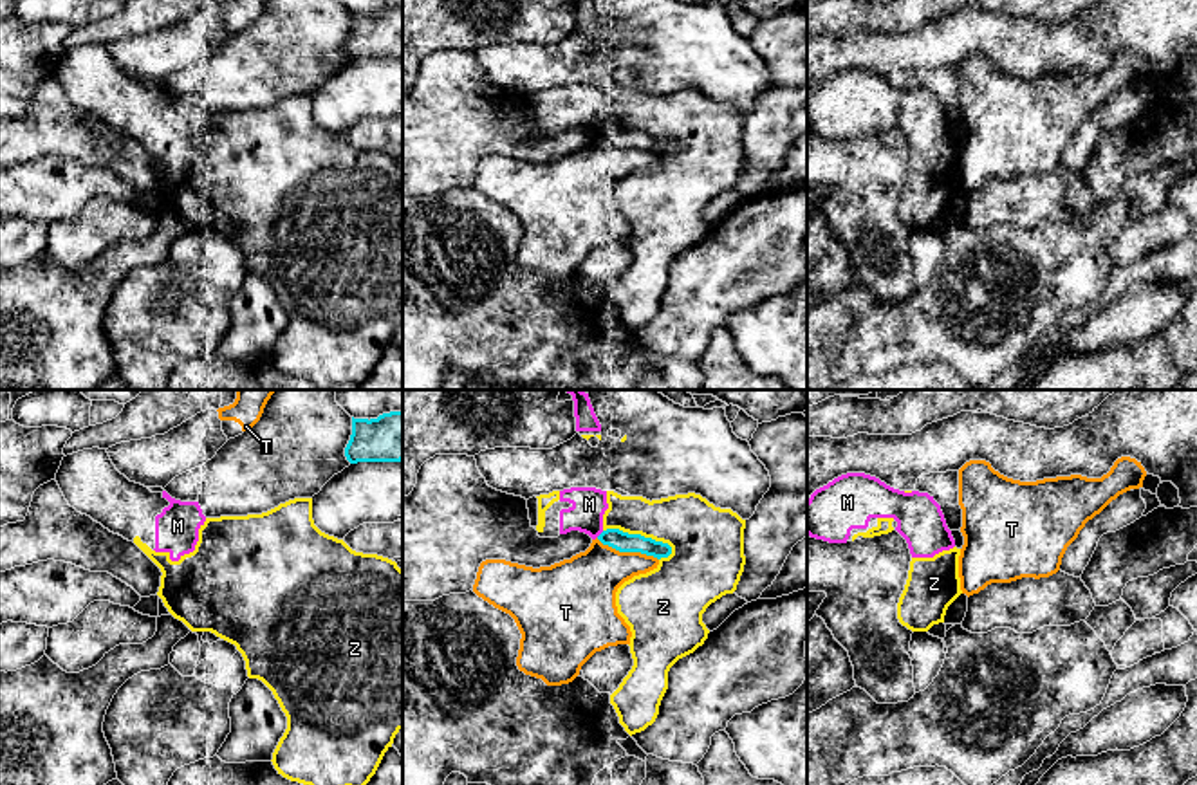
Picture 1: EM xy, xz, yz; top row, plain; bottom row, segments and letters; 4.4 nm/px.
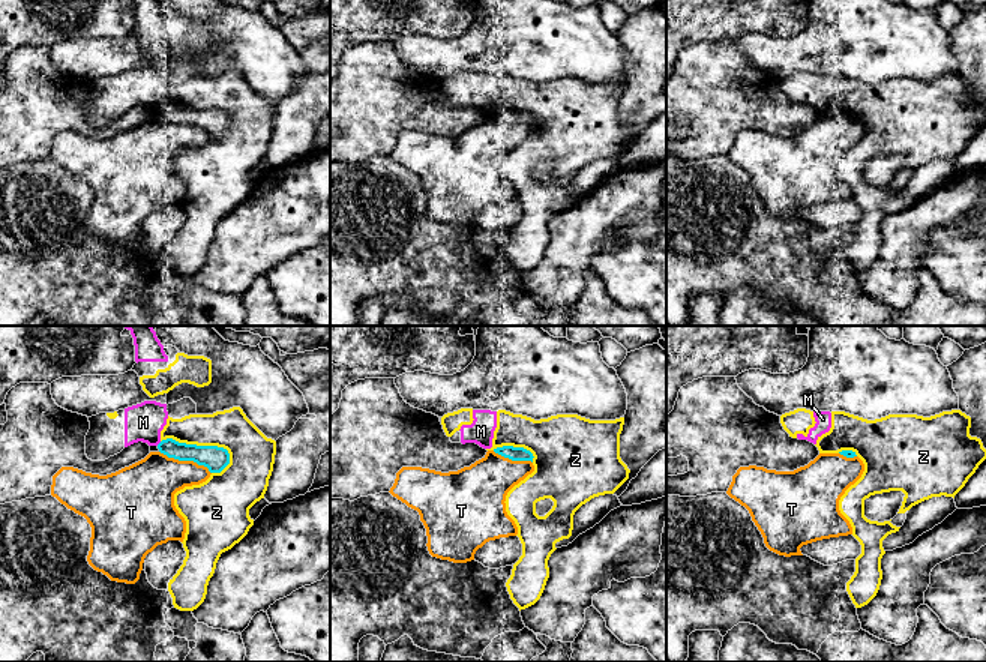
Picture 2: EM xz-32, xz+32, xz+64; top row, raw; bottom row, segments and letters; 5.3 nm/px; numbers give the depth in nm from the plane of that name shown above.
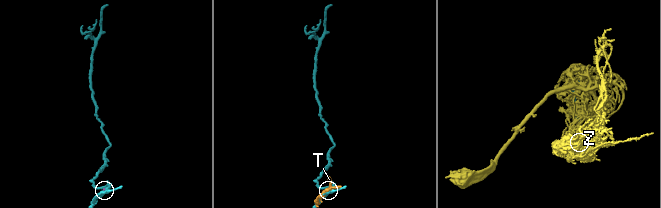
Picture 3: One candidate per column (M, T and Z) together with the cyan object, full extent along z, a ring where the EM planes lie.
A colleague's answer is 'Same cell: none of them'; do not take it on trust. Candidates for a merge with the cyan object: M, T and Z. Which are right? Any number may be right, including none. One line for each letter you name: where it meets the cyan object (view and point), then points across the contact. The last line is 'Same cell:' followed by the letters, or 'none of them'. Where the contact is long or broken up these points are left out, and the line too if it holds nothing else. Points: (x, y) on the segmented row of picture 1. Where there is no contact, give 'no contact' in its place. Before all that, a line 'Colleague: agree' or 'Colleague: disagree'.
Colleague: agree
Same cell: none of them

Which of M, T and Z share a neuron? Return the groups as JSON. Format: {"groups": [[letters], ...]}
{"groups": [["M", "Z"], ["T"]]}

